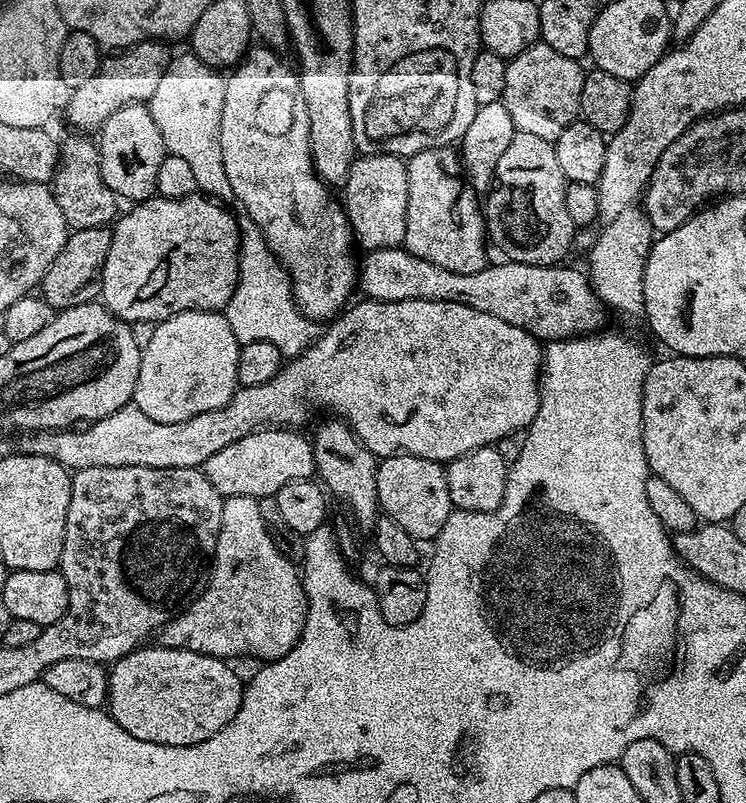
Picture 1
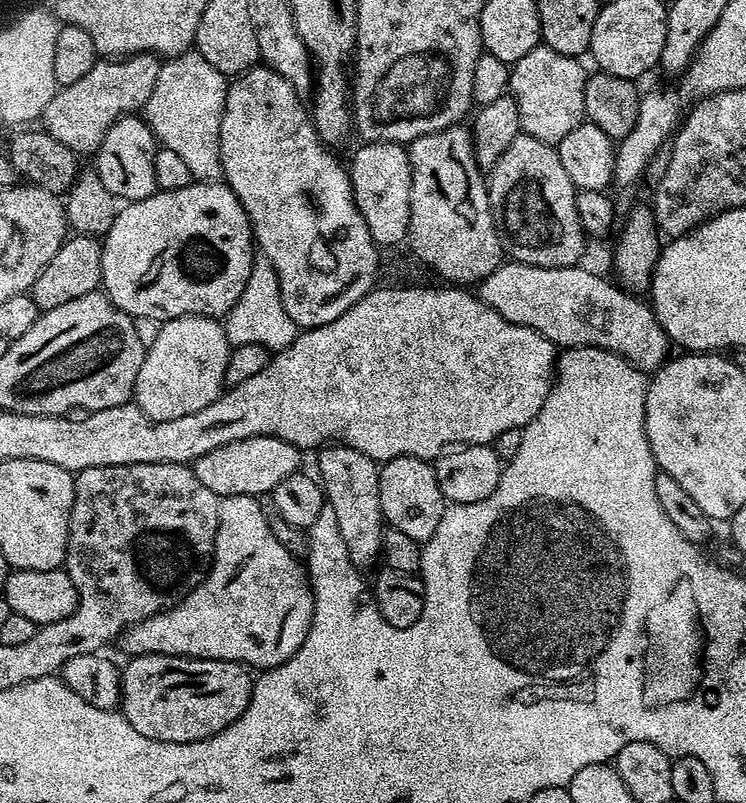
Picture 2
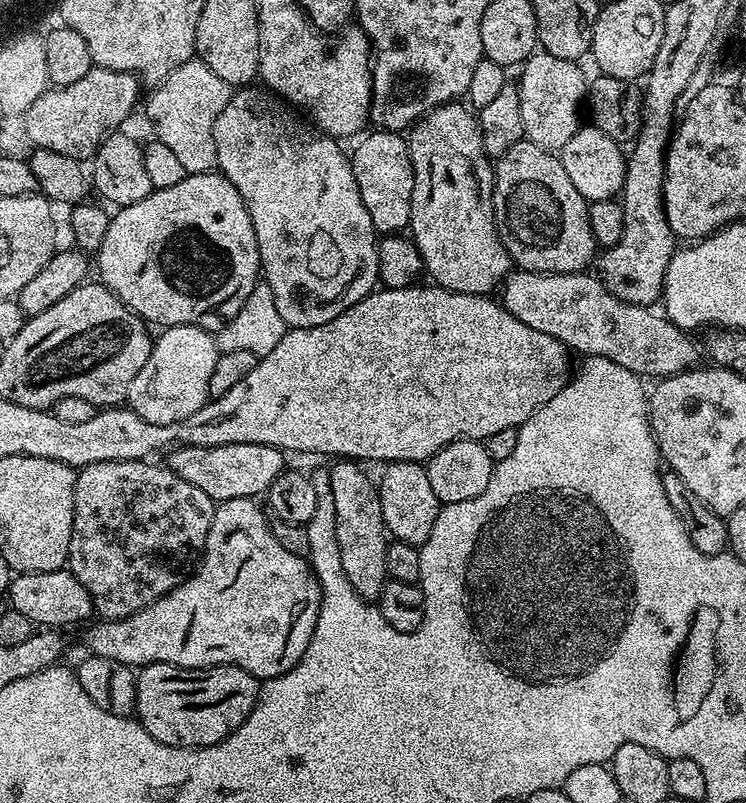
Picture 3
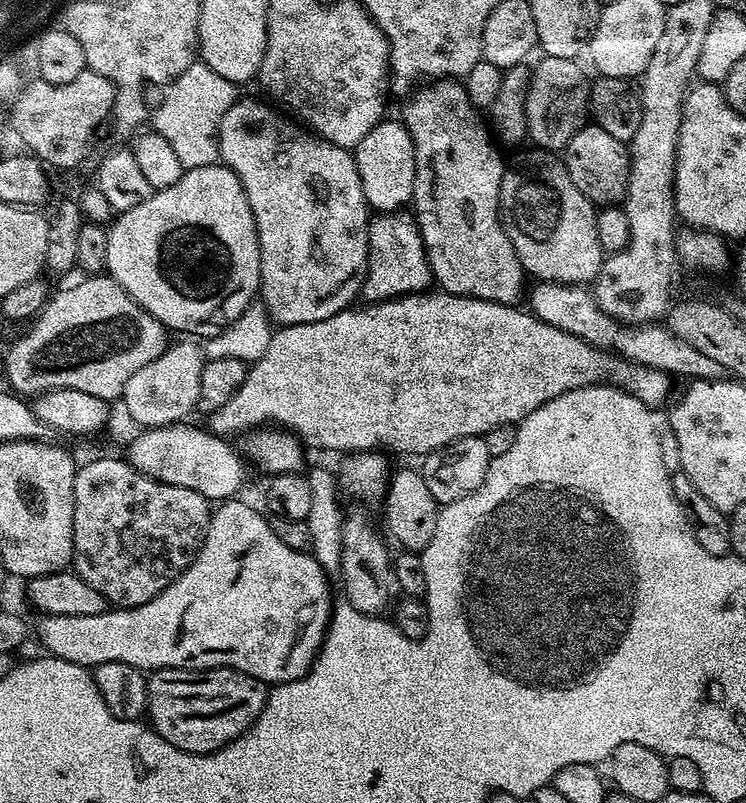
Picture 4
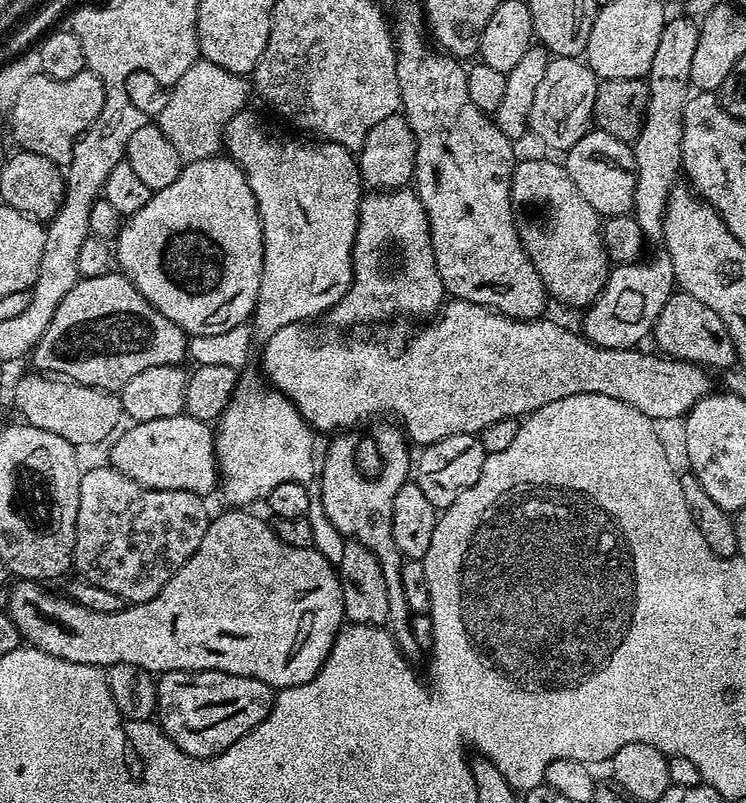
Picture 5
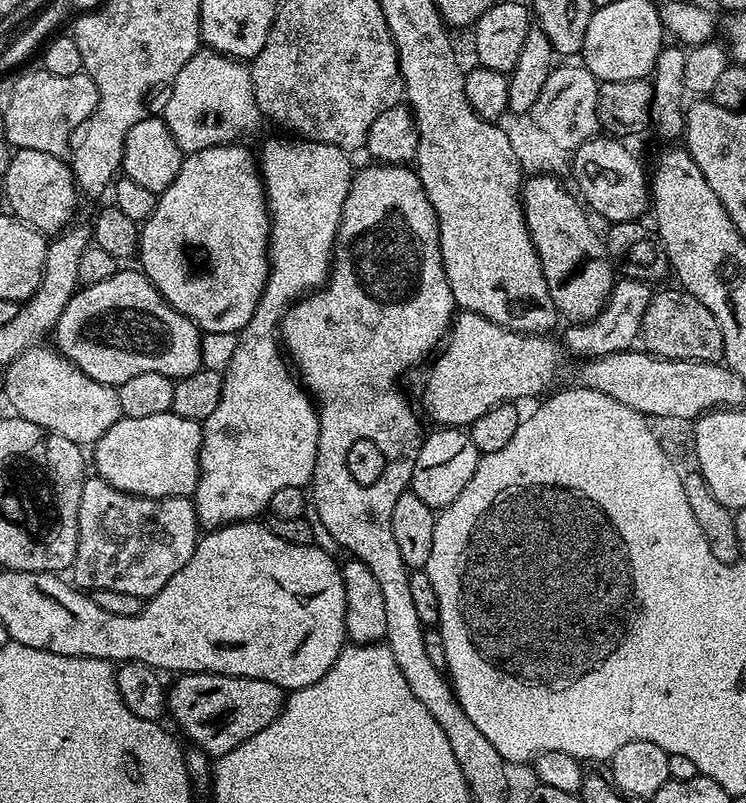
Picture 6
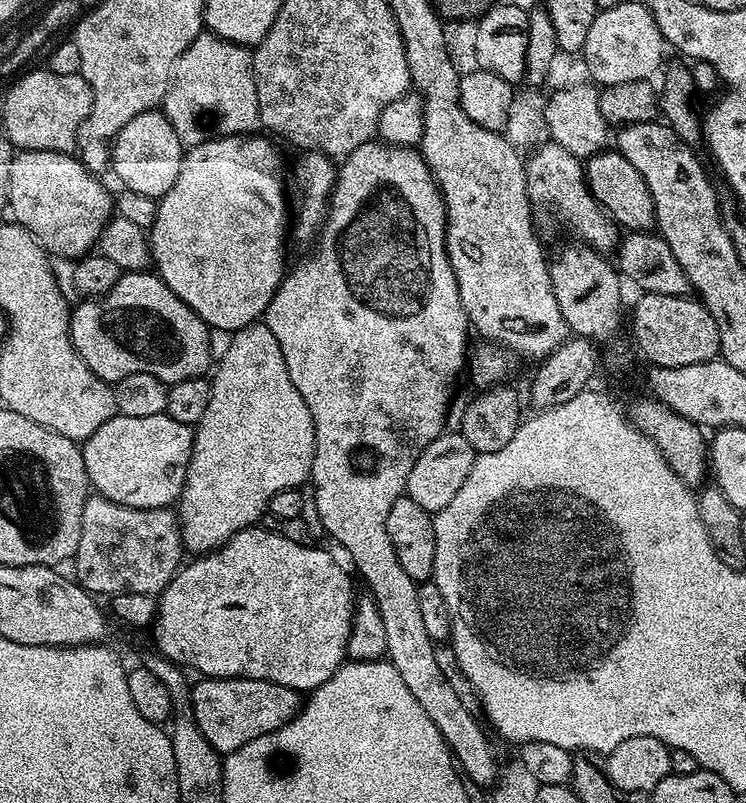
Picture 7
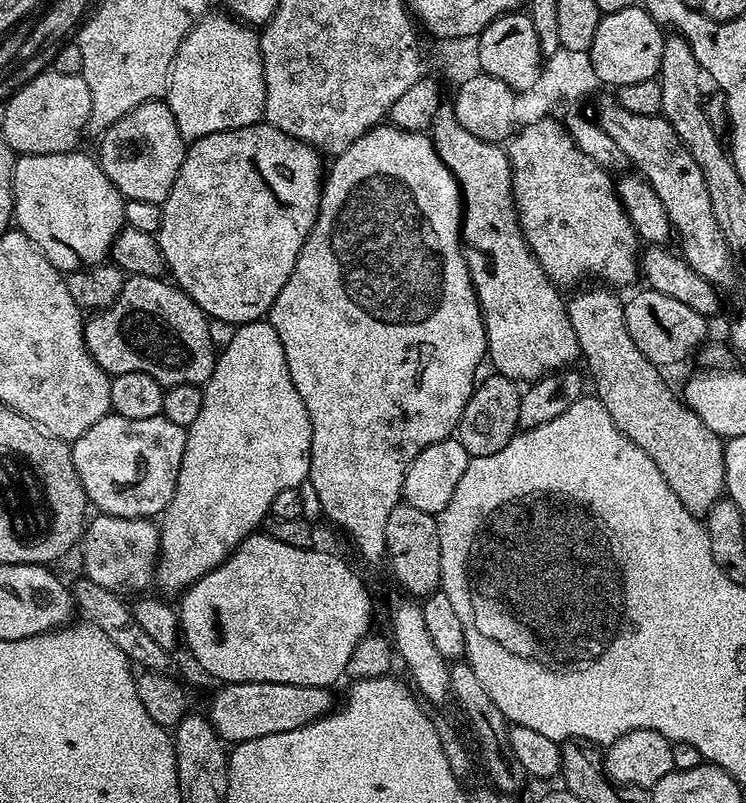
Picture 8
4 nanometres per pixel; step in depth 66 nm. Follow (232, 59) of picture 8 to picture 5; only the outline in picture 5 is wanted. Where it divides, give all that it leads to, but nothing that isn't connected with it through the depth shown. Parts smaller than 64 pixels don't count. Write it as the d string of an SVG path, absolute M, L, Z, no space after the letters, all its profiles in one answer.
M203 58L197 59L194 66L190 66L190 70L186 70L186 74L182 74L182 78L178 78L178 82L171 85L168 101L160 108L160 117L158 123L162 134L166 134L166 138L170 138L170 146L174 146L174 150L178 150L181 161L201 160L202 158L210 158L217 155L221 151L224 143L224 131L230 122L230 118L234 118L234 114L245 111L248 100L248 92L250 96L250 84L243 76L236 76L230 70L222 70L222 66L214 66L214 62Z

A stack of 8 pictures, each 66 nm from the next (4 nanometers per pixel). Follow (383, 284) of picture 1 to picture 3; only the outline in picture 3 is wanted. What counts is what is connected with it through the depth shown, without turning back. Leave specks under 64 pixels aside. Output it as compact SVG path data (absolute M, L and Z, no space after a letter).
M513 270L508 273L502 285L502 303L504 308L510 314L514 314L514 318L518 318L518 322L526 322L526 326L532 327L533 330L542 330L542 334L550 334L550 338L558 338L558 342L562 342L573 353L581 352L581 357L601 356L602 358L610 358L610 362L618 362L618 366L626 366L626 370L630 370L635 376L647 378L647 376L656 376L655 378L663 378L665 376L673 376L679 372L685 372L687 368L695 368L701 363L702 352L696 349L696 344L692 341L693 337L684 329L674 326L674 322L670 322L668 317L661 314L655 307L645 306L643 304L631 304L630 302L622 302L620 298L614 294L610 294L610 290L604 288L604 284L595 275L588 276L587 271L583 272L526 272L523 270Z

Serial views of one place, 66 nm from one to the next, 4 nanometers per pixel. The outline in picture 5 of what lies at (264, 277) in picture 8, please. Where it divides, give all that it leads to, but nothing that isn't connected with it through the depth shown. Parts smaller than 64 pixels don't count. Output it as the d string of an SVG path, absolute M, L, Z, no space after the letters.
M217 154L201 160L187 161L181 167L178 178L174 178L174 182L170 182L170 186L155 189L150 202L146 202L146 206L142 206L142 210L138 210L134 215L127 217L121 223L120 235L114 241L114 260L118 265L119 271L123 272L128 277L128 281L143 294L146 302L150 302L162 314L166 314L166 318L170 318L170 322L174 322L189 337L223 334L228 330L243 325L251 317L252 312L256 308L258 282L262 278L263 257L262 222L258 214L258 202L254 198L254 190L250 190L240 165L235 164L231 158L224 154Z

